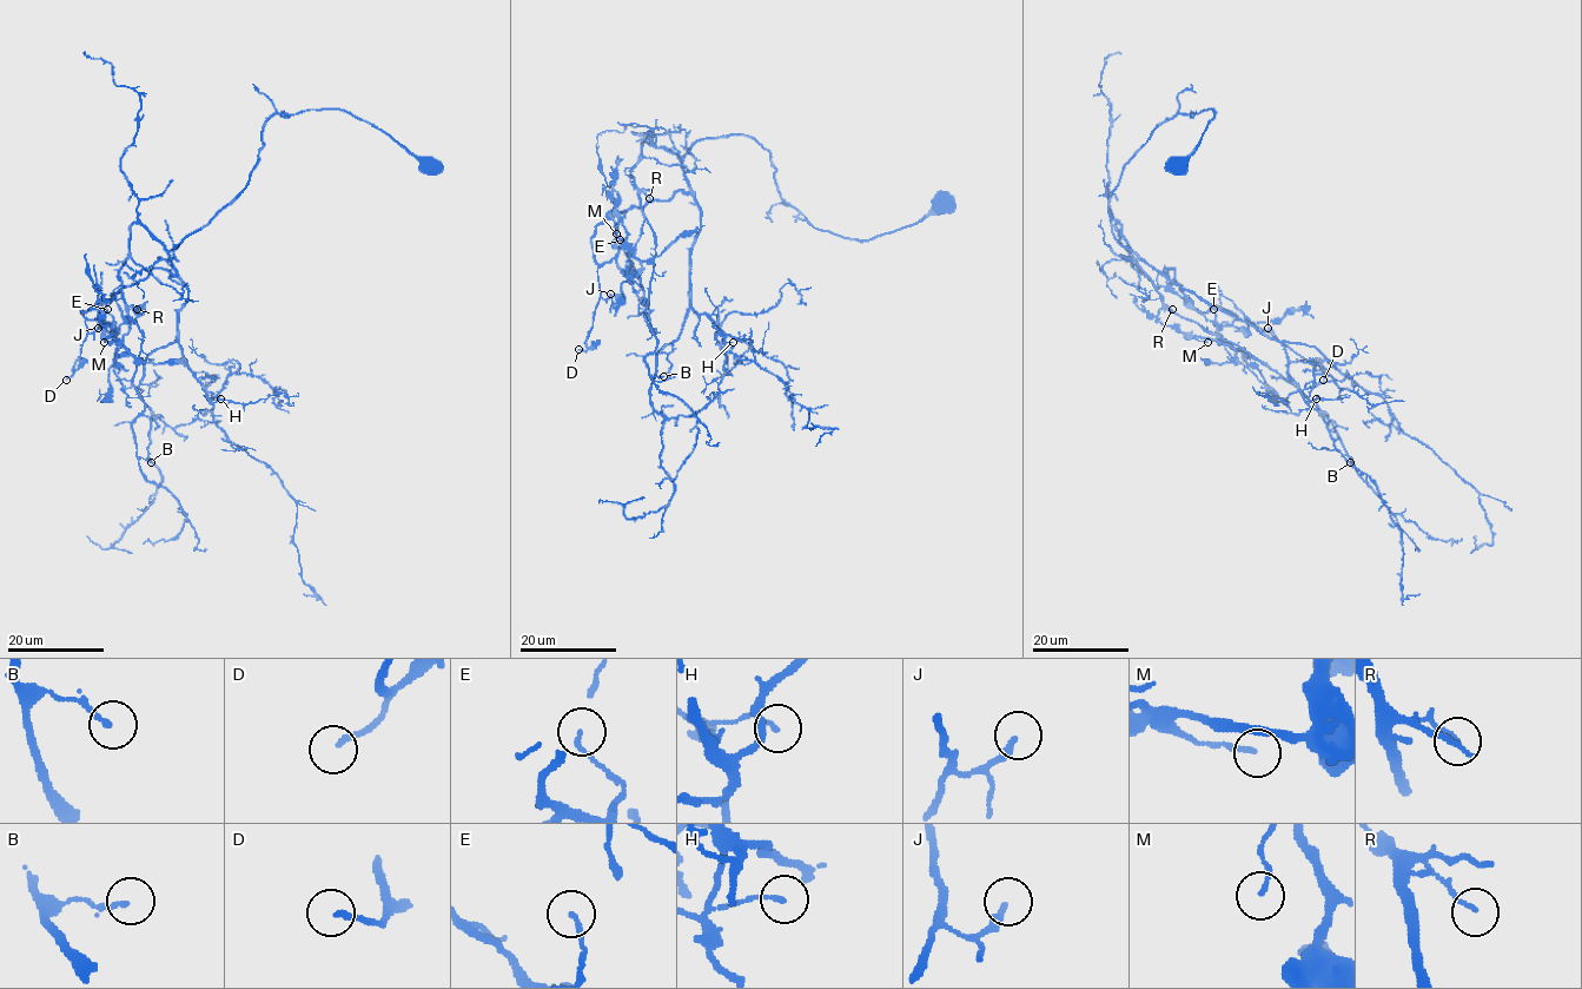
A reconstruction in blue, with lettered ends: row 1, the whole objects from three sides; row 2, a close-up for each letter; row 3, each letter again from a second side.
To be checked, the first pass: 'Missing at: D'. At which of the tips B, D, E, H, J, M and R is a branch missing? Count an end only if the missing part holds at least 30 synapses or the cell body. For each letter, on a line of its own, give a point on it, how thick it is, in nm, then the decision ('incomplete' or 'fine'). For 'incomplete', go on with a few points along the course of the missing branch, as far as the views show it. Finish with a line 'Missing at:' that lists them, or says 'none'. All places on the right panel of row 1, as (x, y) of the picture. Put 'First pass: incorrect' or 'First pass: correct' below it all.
B: (1350, 462) | 140 nm | fine
D: (1323, 380) | 160 nm | incomplete | (1323, 380), (1330, 394), (1351, 419), (1358, 419), (1372, 430), (1378, 427)
E: (1213, 309) | 130 nm | fine
H: (1316, 399) | 120 nm | fine
J: (1268, 328) | 240 nm | fine
M: (1207, 342) | 140 nm | fine
R: (1172, 309) | 130 nm | fine
Missing at: D
First pass: correct

